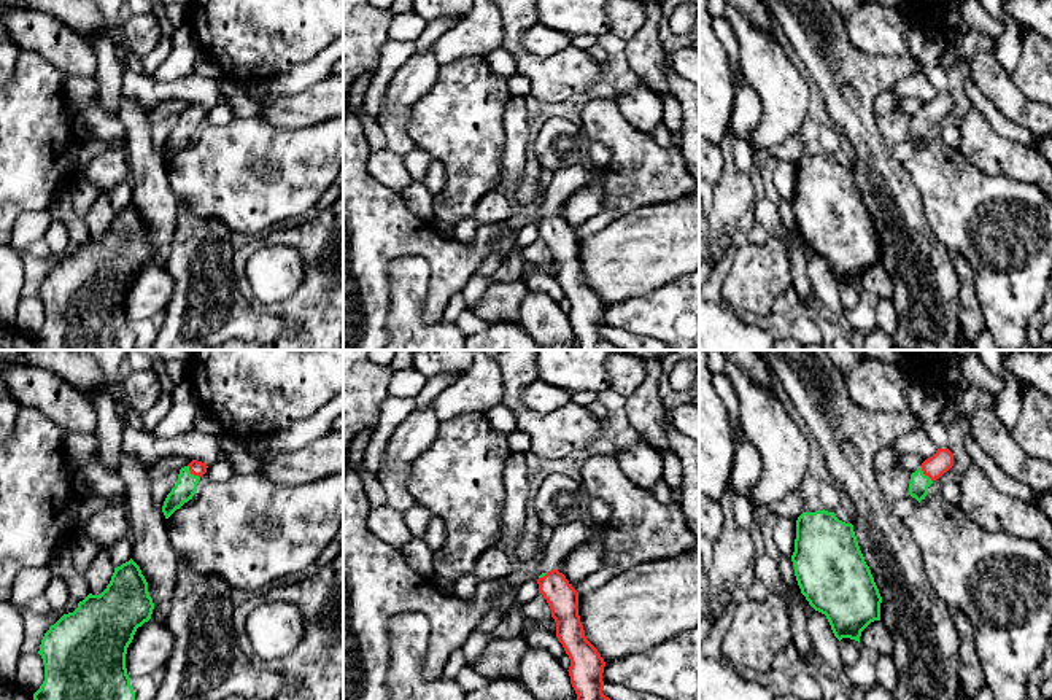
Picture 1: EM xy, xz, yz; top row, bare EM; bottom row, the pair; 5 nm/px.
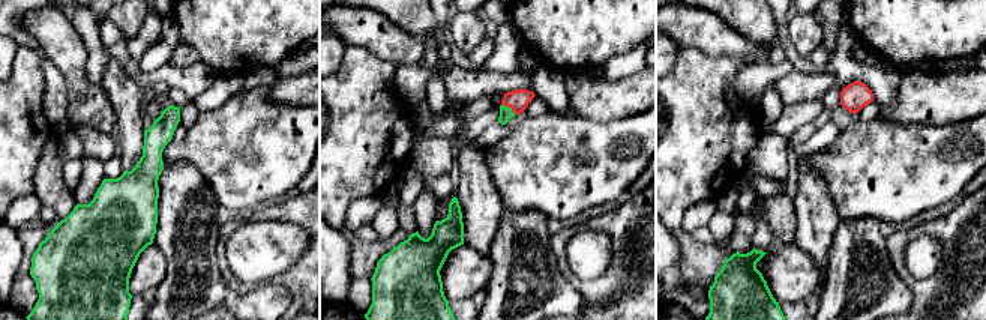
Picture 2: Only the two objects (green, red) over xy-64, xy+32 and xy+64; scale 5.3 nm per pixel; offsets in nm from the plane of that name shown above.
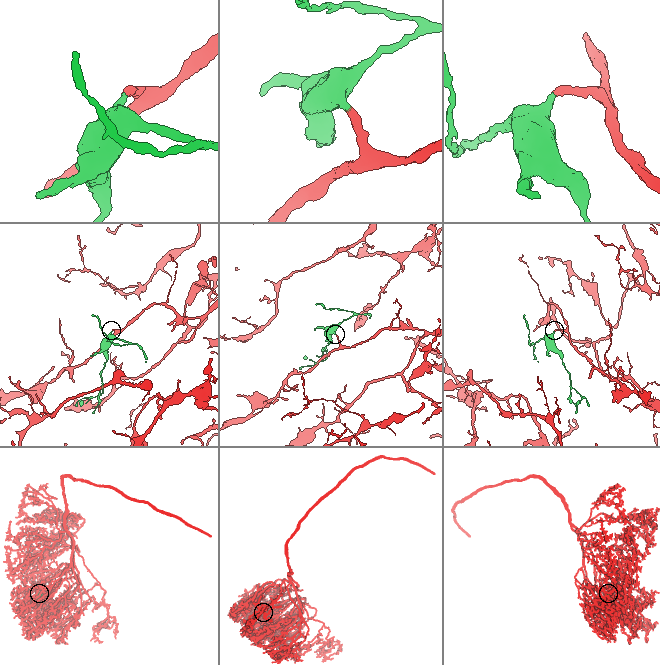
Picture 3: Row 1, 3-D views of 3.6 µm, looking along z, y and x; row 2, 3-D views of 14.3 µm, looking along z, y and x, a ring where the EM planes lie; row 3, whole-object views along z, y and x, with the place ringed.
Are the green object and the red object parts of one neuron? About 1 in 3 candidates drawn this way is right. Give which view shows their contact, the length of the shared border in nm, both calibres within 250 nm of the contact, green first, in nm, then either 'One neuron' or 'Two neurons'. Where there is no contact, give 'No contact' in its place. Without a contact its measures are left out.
Touches green in xy. Shared border 90 nm. Thickness 110 nm (green) against 80 nm. One neuron

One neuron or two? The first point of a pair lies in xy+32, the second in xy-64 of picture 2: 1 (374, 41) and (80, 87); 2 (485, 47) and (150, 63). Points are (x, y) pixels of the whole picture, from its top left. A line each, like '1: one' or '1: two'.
1: one
2: two

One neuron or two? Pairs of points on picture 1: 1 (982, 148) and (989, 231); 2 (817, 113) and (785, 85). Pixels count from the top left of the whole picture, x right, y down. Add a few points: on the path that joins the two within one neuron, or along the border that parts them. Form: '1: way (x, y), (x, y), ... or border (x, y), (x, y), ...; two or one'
1: border (957, 148), (982, 172), (1021, 182); two
2: border (798, 72), (808, 85), (808, 115), (800, 131); two

